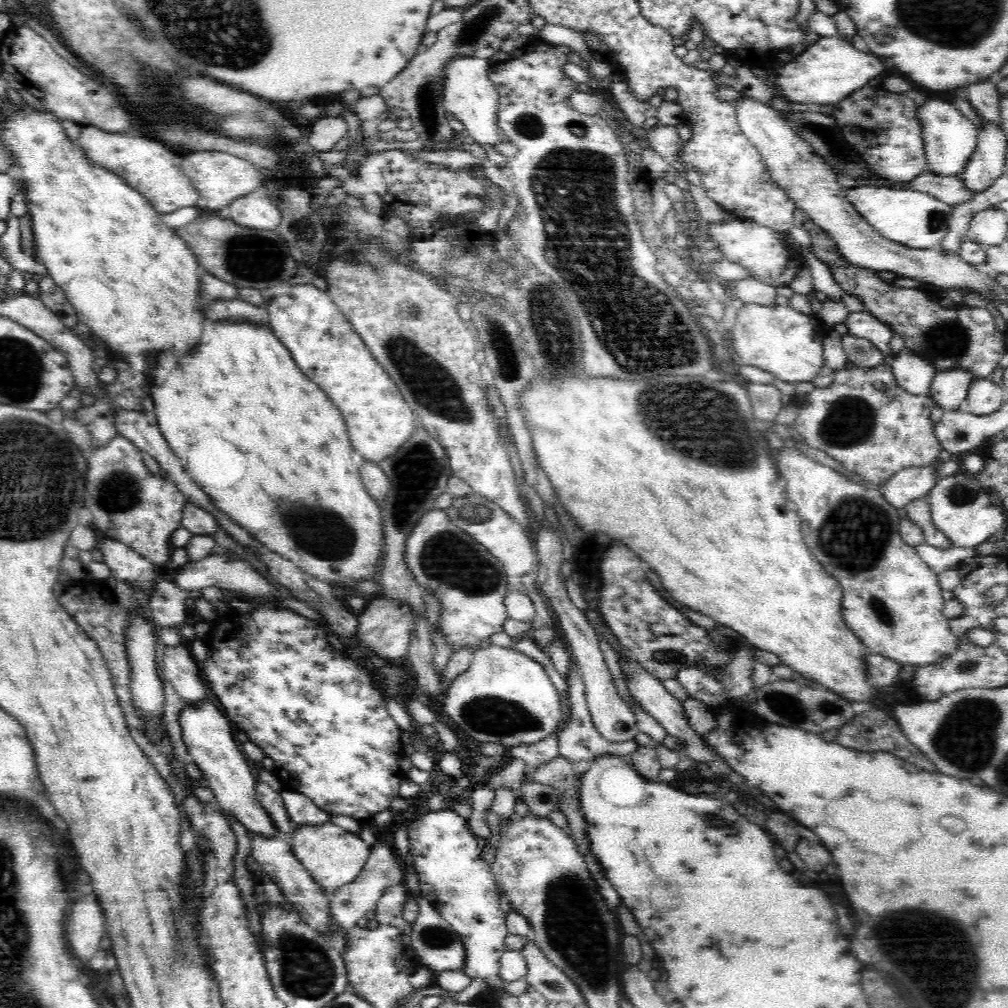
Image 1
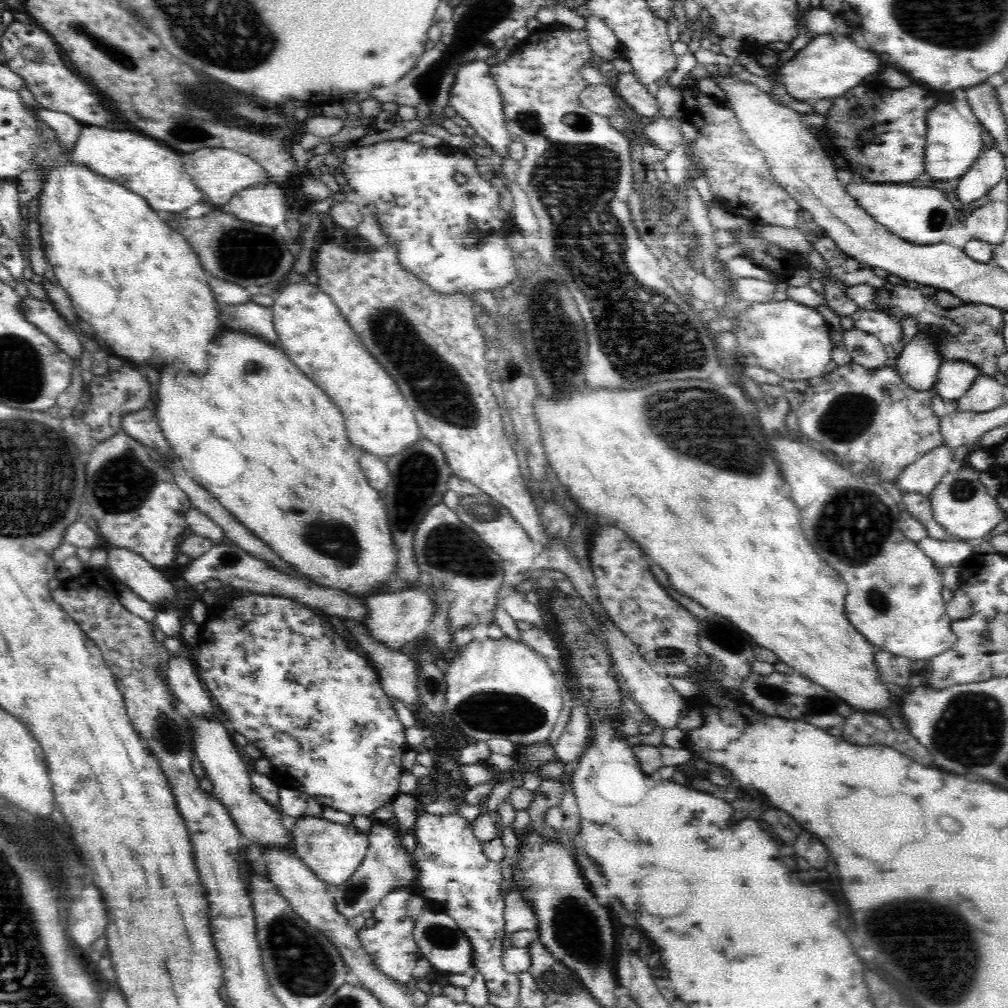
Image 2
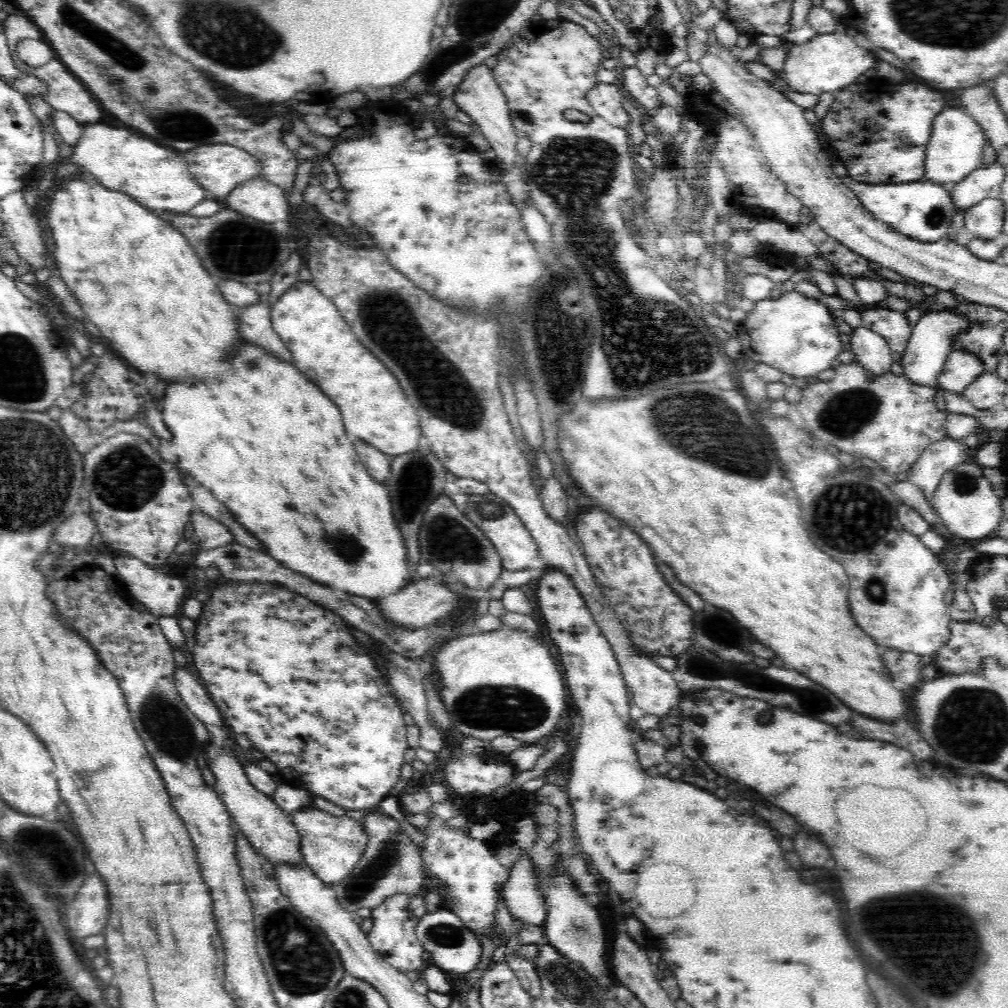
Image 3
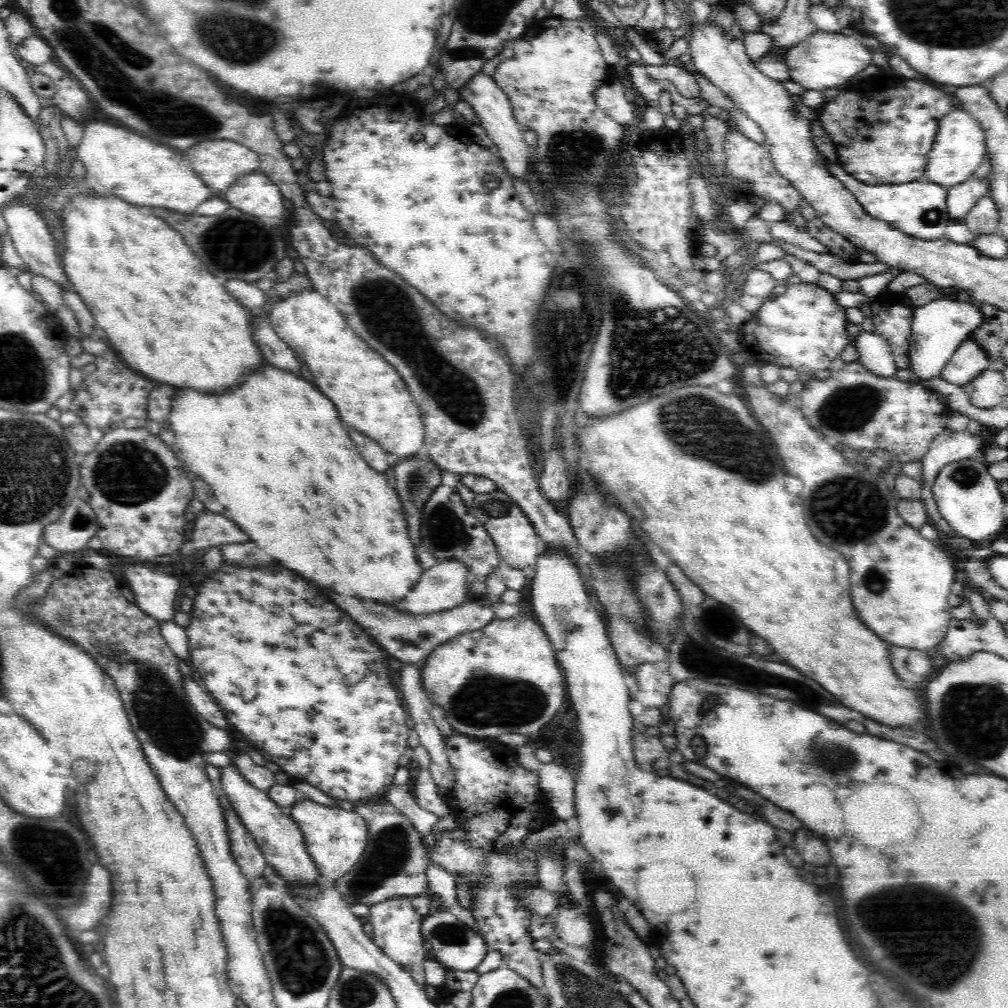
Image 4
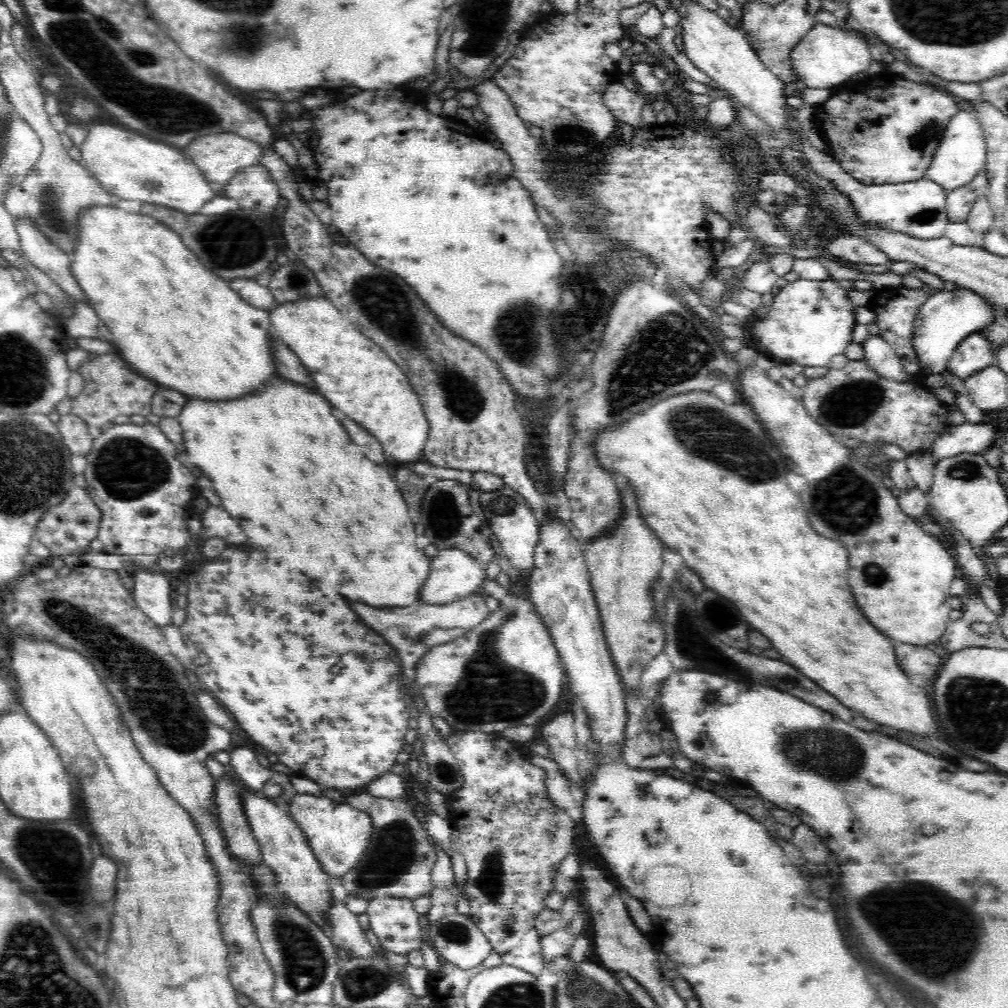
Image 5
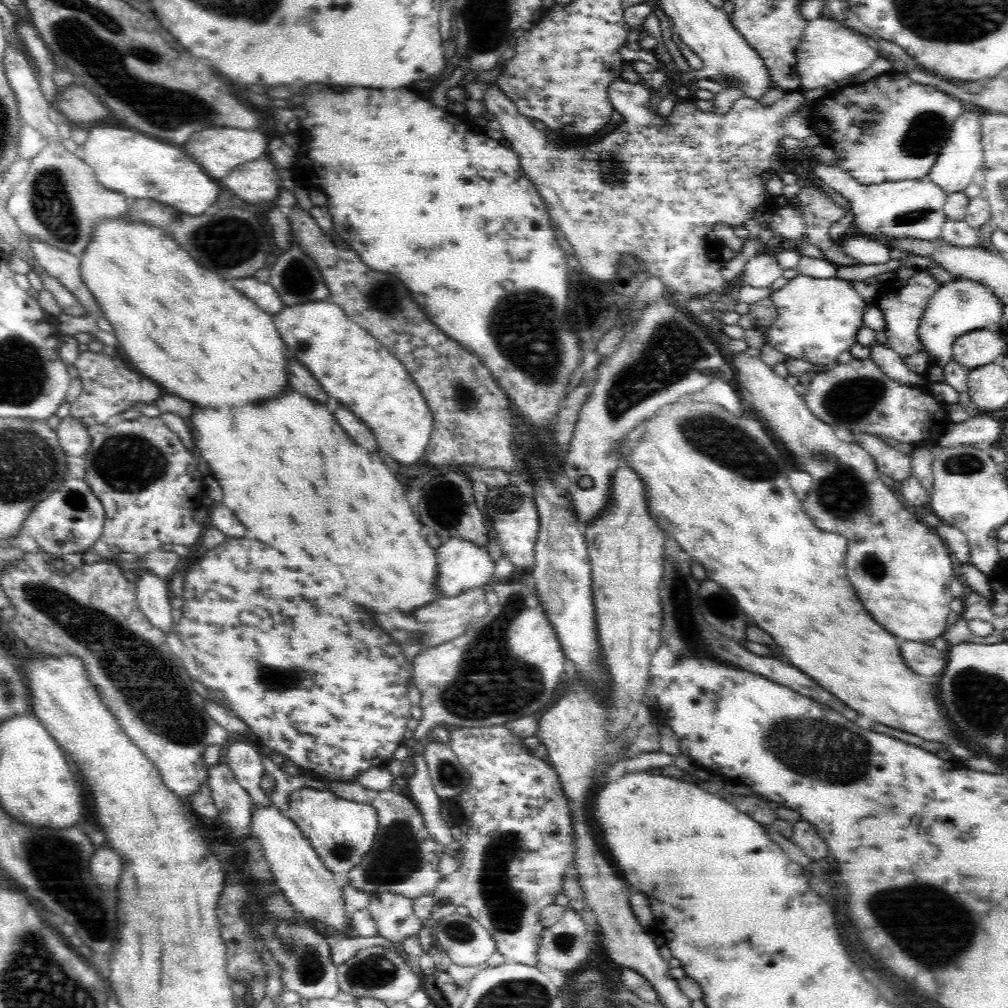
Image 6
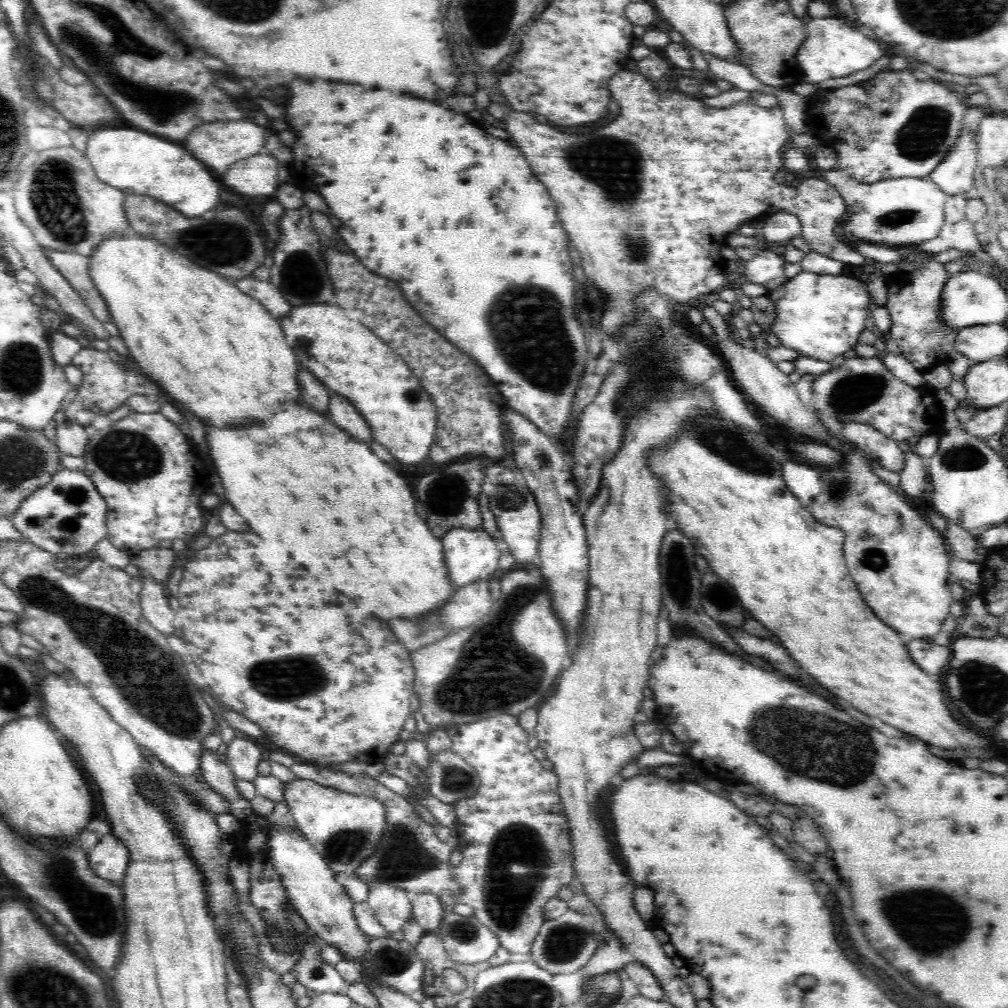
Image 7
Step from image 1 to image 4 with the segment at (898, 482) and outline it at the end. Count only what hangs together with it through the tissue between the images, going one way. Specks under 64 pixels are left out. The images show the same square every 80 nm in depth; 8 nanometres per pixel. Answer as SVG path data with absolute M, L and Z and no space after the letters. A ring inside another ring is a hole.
M948 428L938 434L930 444L928 452L921 458L922 480L921 500L926 506L926 513L930 522L936 526L941 534L958 535L942 518L932 492L932 484L936 476L948 462L956 462L961 458L970 458L987 447L981 435L972 435L968 430L954 432Z

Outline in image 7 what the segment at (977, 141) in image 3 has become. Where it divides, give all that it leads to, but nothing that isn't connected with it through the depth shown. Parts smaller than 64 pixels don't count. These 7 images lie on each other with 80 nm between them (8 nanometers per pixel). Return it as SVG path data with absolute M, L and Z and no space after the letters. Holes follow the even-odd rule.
M969 105L963 116L962 136L958 144L950 150L948 157L944 158L944 161L929 174L929 177L946 194L968 196L974 191L974 172L981 167L976 132L979 131L978 124L985 115L978 107Z

